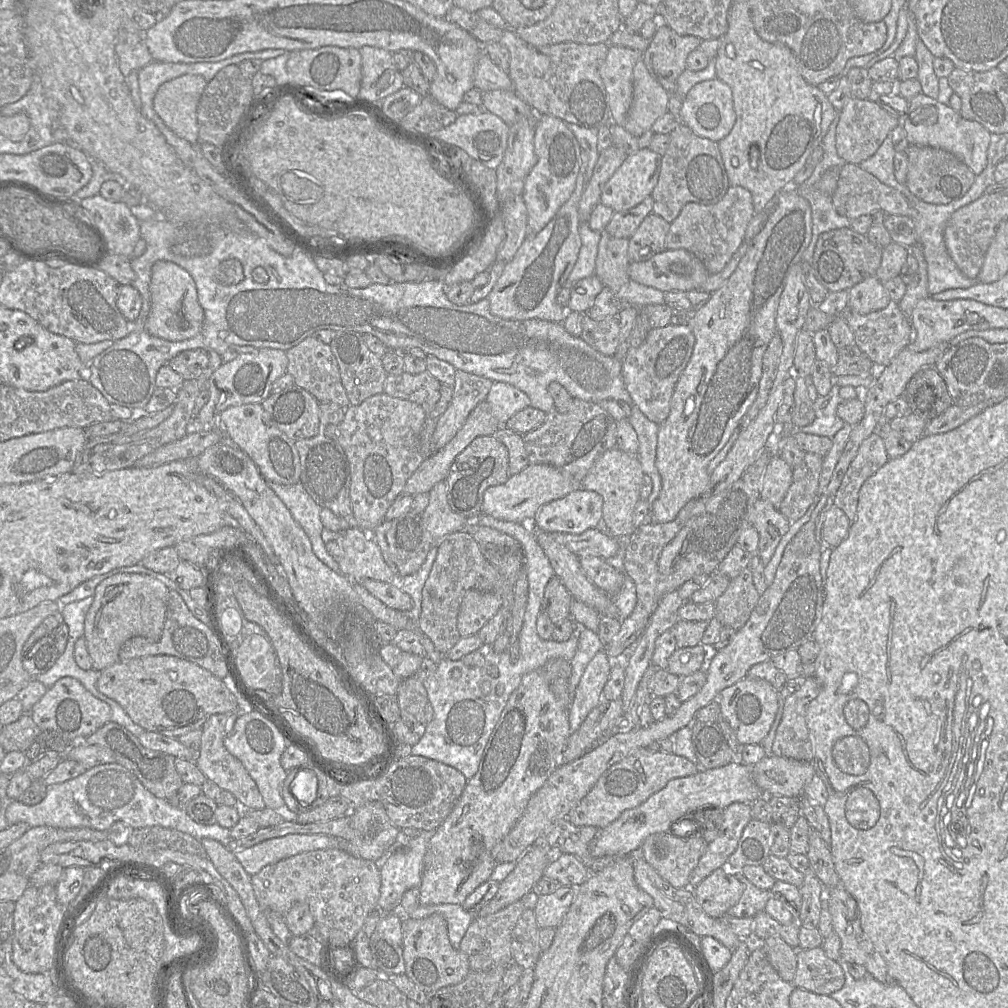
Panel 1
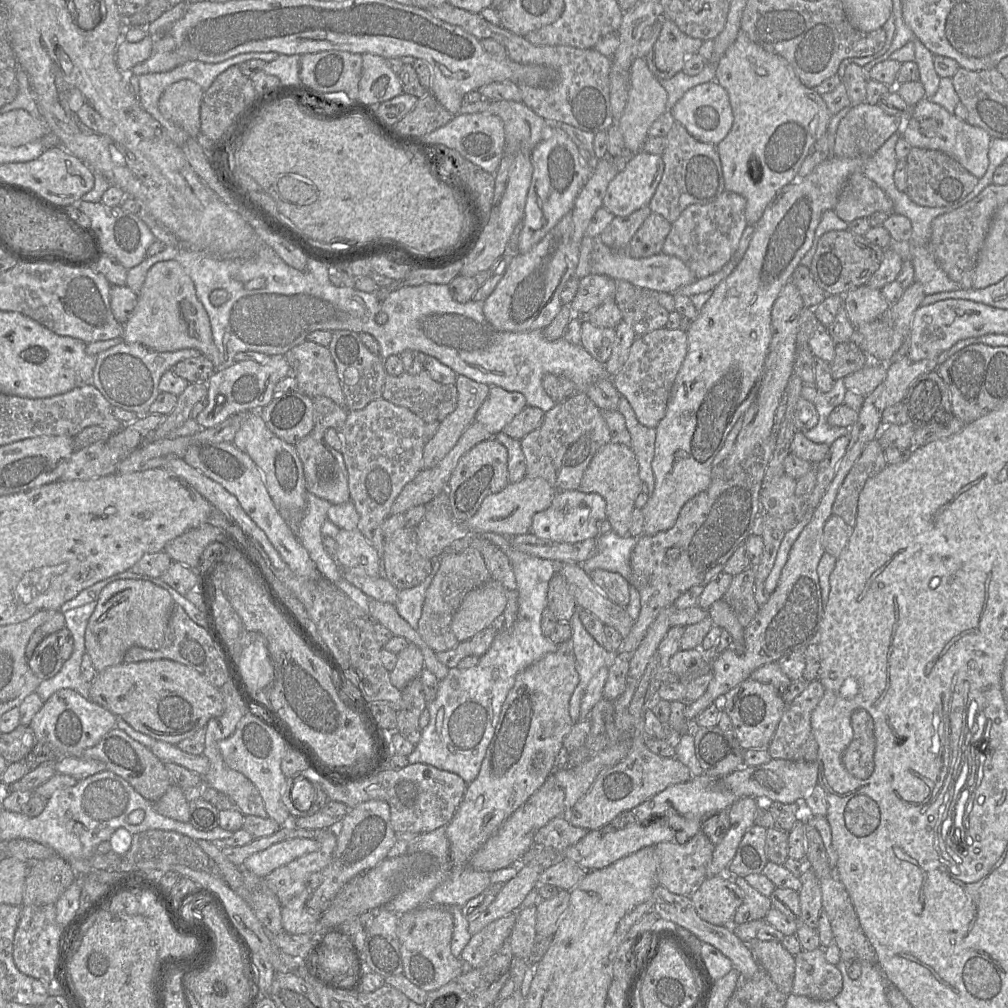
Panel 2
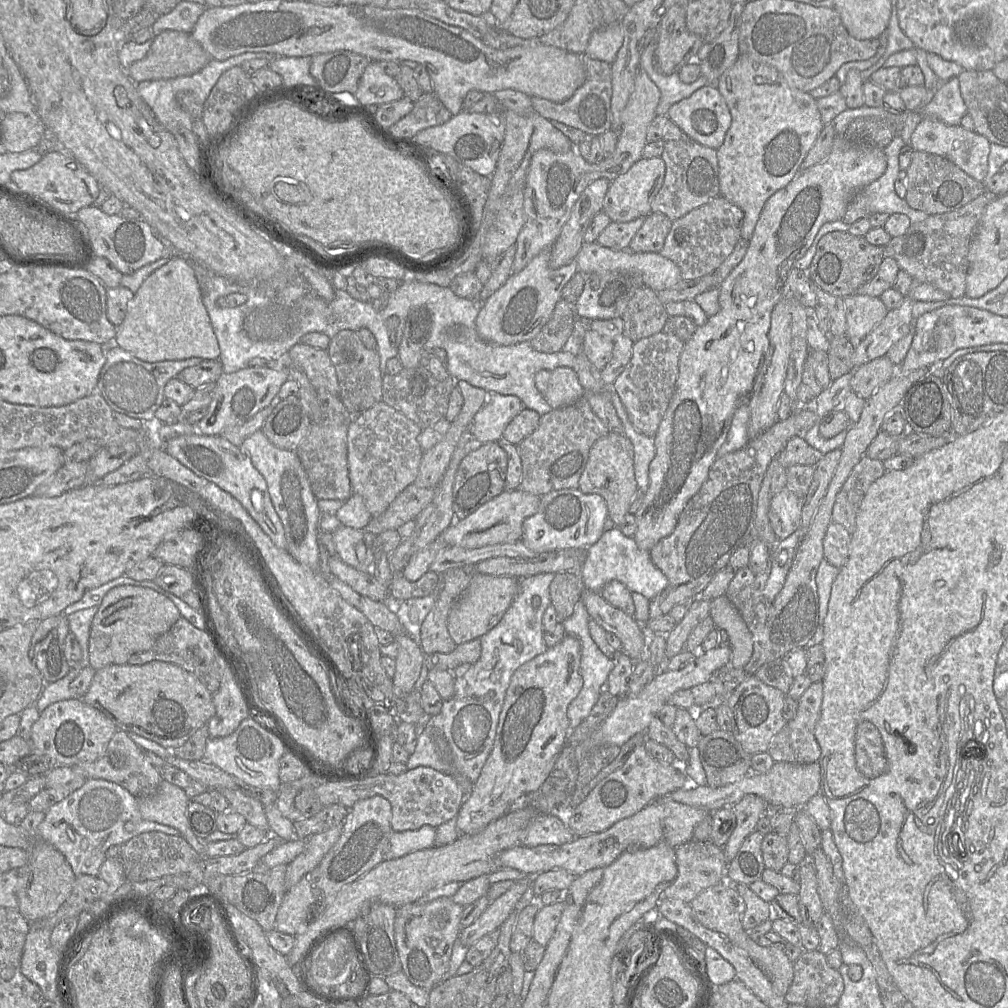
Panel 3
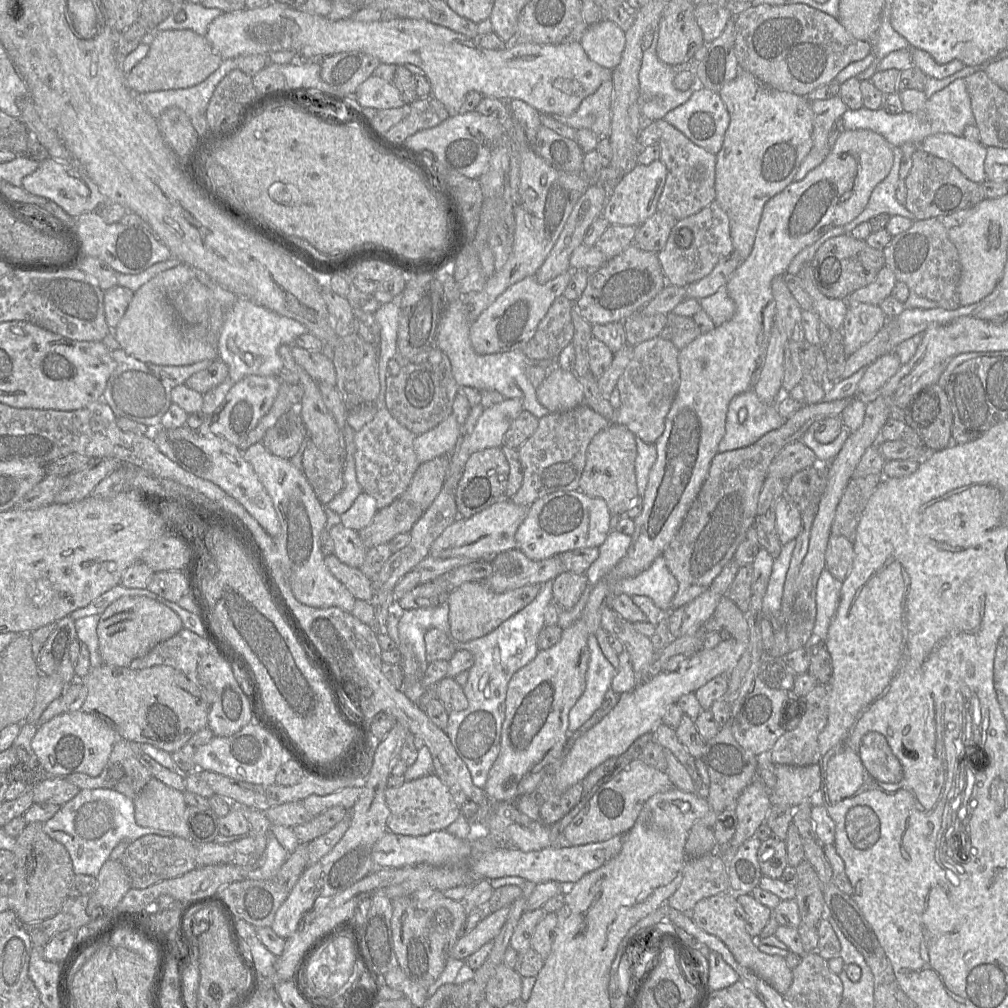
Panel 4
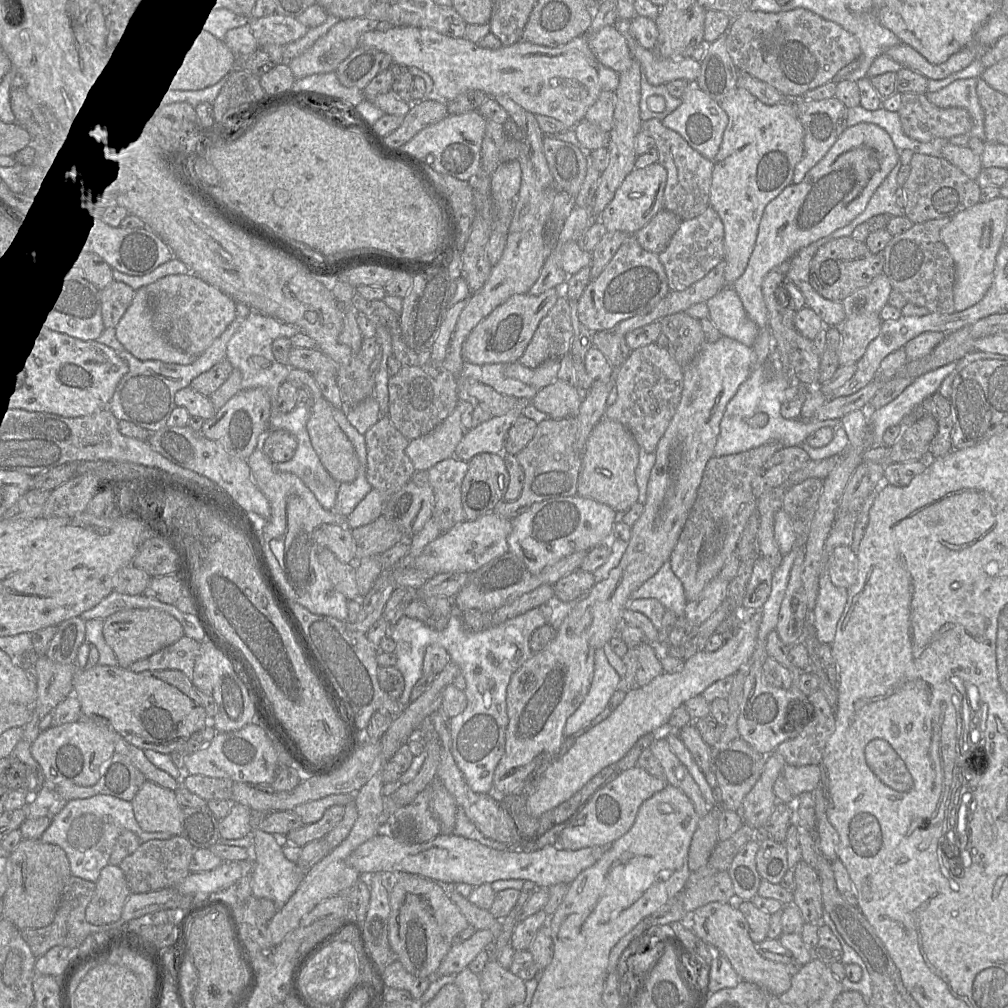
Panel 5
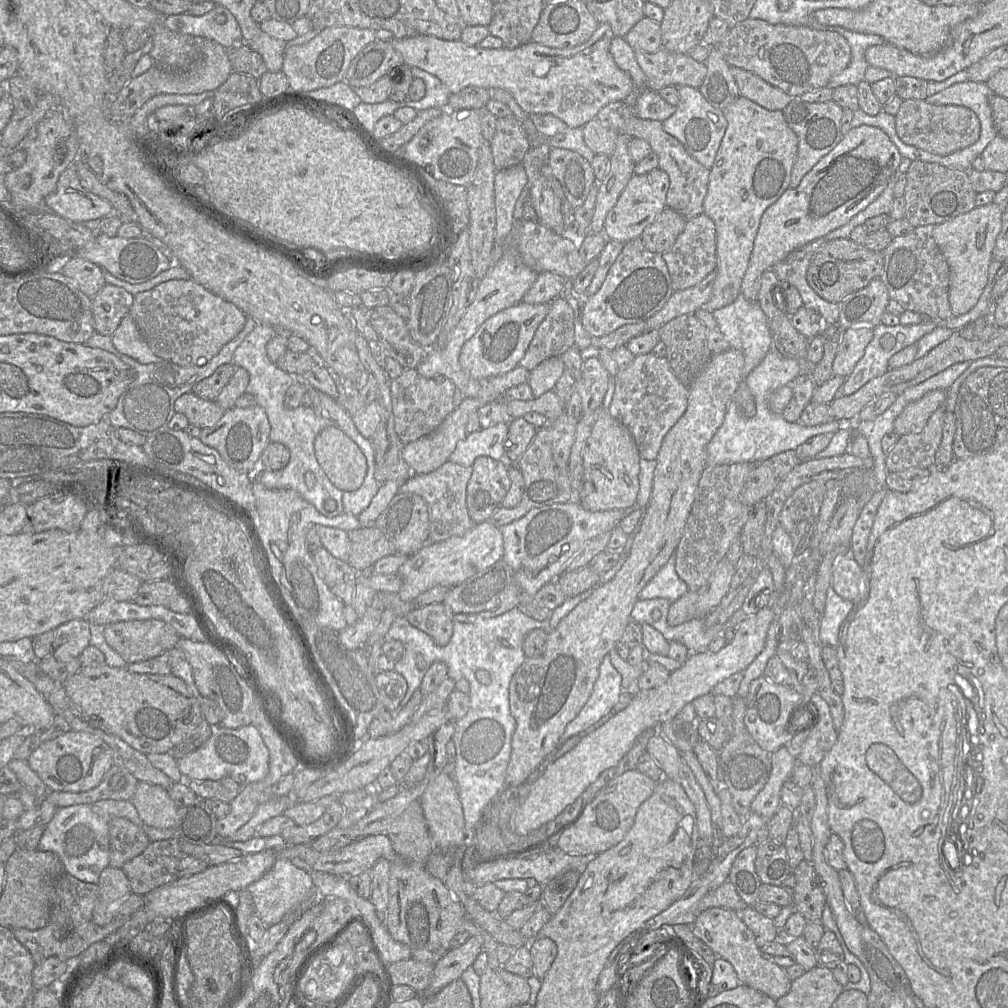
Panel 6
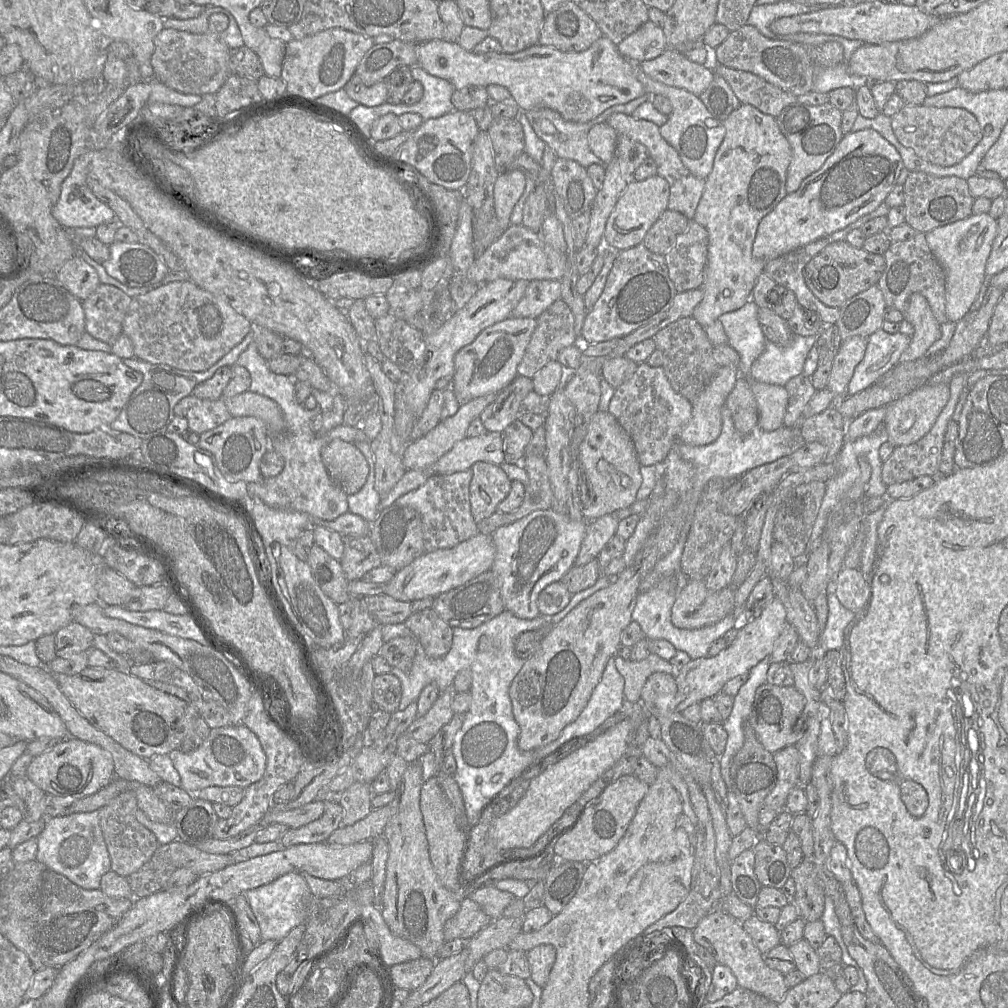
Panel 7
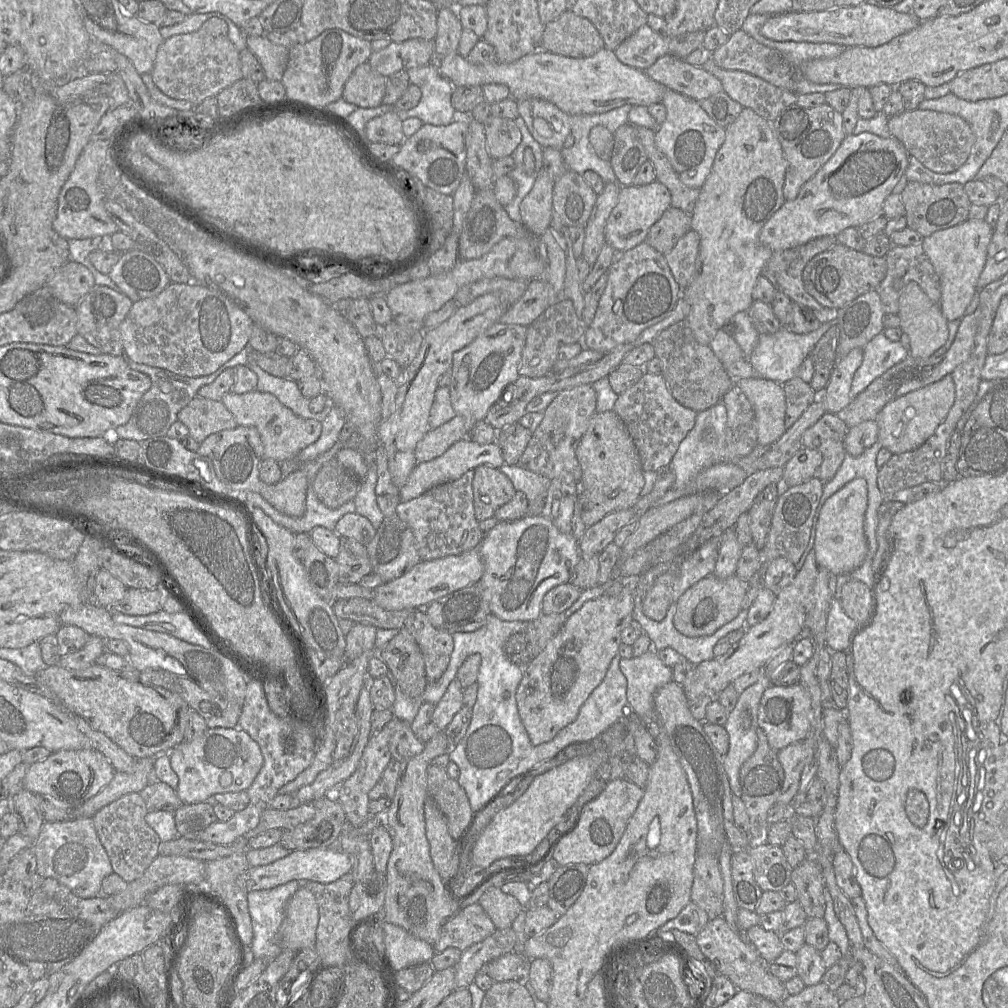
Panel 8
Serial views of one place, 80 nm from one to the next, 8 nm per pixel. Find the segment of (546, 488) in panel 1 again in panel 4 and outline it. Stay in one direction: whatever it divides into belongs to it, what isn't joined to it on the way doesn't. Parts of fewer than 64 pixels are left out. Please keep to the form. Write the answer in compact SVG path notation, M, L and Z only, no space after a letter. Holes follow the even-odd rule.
M505 497L470 518L458 517L432 543L429 555L442 559L464 557L491 562L499 553L516 548L515 534L528 514L528 507L517 505Z

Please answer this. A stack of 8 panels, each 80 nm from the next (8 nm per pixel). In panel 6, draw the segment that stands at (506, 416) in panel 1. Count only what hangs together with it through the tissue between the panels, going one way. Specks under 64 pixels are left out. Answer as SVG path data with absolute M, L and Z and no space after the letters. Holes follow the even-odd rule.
M499 423L469 433L464 440L457 443L449 460L470 467L472 467L475 459L480 456L489 456L495 460L506 461L504 441L508 434L508 428L508 423Z

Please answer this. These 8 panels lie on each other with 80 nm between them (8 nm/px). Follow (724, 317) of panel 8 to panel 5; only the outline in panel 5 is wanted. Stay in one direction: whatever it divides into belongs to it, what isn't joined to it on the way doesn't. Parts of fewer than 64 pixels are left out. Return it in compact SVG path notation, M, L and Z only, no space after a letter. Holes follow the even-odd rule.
M737 86L720 105L728 115L728 124L719 151L713 160L709 206L716 211L723 223L723 259L726 263L724 279L725 286L732 286L747 267L766 205L792 183L794 169L803 155L804 130L791 99L775 105L766 105L745 88Z

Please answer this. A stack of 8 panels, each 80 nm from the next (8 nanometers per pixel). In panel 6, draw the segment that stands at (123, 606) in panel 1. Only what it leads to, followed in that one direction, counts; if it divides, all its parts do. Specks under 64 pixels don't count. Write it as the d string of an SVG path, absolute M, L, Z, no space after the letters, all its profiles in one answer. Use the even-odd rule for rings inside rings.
M131 620L110 623L104 628L107 644L125 660L127 664L155 658L175 647L180 639L176 630L163 620Z

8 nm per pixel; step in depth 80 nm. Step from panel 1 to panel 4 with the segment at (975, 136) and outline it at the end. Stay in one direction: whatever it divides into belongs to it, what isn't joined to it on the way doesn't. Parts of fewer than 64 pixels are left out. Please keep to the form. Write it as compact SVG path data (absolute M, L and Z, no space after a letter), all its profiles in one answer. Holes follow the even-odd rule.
M939 133L925 138L917 150L951 162L973 182L983 184L987 180L984 168L987 147L981 142L970 141L964 136Z

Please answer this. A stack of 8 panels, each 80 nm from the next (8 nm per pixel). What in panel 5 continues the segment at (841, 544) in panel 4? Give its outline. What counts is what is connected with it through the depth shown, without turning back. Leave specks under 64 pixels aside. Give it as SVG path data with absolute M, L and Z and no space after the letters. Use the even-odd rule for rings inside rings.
M850 546L836 547L828 562L828 575L837 587L849 588L858 573L858 557Z

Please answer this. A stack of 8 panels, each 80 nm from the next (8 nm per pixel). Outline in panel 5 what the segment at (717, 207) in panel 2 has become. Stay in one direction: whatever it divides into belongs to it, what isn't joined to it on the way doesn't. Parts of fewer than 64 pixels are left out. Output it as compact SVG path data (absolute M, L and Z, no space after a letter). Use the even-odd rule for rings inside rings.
M712 207L695 218L683 220L665 251L658 254L671 291L681 291L702 279L724 257L724 227Z

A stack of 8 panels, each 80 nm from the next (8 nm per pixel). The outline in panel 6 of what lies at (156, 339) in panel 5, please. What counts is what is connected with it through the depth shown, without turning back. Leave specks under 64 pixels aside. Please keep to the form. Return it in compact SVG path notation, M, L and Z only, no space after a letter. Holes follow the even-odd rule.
M129 314L121 320L111 338L114 347L121 354L127 355L141 364L165 361L151 351Z

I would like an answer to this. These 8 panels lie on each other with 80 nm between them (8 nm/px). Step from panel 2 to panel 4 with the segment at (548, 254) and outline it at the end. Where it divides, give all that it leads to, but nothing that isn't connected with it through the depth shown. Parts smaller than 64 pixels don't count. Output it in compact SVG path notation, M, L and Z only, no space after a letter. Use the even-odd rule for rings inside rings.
M573 270L540 284L536 275L528 276L507 288L481 315L471 323L470 340L474 351L480 355L522 349L536 333L554 300L563 296Z

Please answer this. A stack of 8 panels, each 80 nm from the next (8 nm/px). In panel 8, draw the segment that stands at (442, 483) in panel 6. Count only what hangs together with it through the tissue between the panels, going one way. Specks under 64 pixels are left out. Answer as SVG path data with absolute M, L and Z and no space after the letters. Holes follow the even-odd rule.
M469 470L455 481L435 486L417 498L398 504L396 514L412 531L421 561L460 555L479 547L482 540L473 508L473 477L474 470Z

